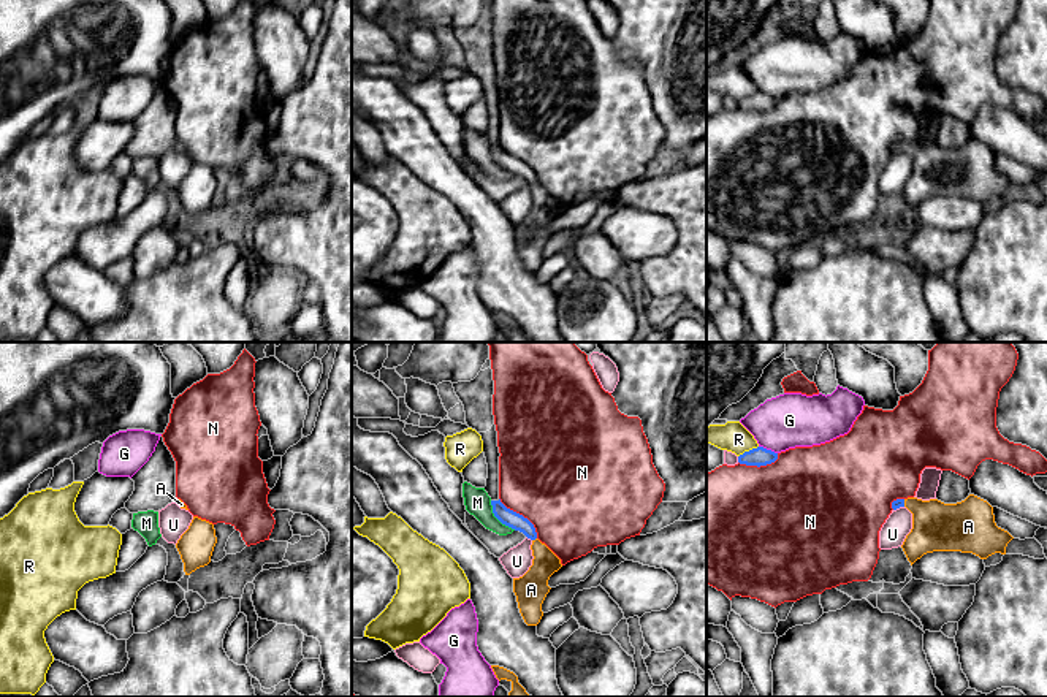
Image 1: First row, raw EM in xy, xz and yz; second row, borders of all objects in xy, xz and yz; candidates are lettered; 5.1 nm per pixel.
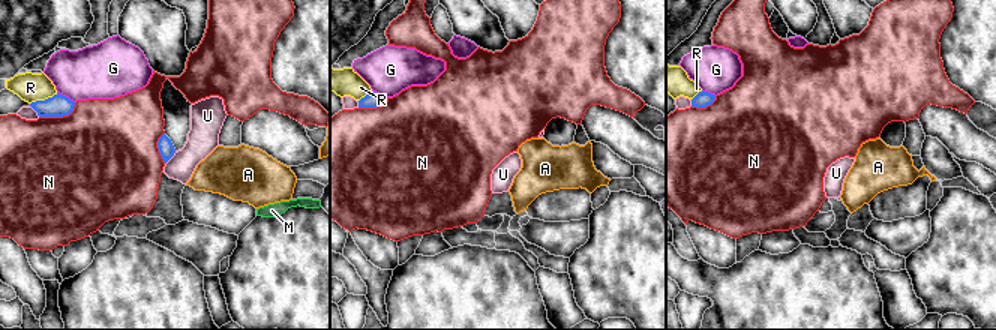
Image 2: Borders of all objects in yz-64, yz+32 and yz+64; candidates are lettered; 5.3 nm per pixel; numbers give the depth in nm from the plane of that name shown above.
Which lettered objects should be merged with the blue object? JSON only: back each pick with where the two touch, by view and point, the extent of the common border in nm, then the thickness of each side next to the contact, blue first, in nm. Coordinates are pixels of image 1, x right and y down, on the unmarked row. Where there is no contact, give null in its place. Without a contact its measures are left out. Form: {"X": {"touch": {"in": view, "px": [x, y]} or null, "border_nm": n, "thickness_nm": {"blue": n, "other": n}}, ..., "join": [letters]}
{"A": {"touch": {"in": "xz", "px": [534, 184]}, "border_nm": 30, "thickness_nm": {"blue": 90, "other": 160}}, "join": ["A"]}

